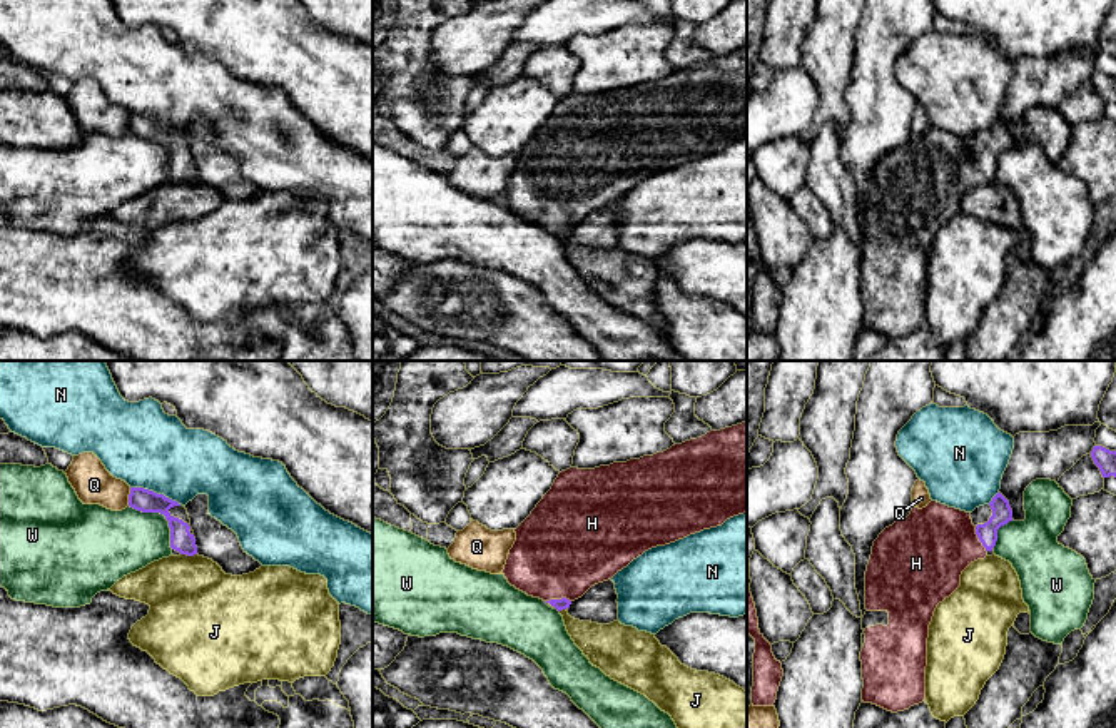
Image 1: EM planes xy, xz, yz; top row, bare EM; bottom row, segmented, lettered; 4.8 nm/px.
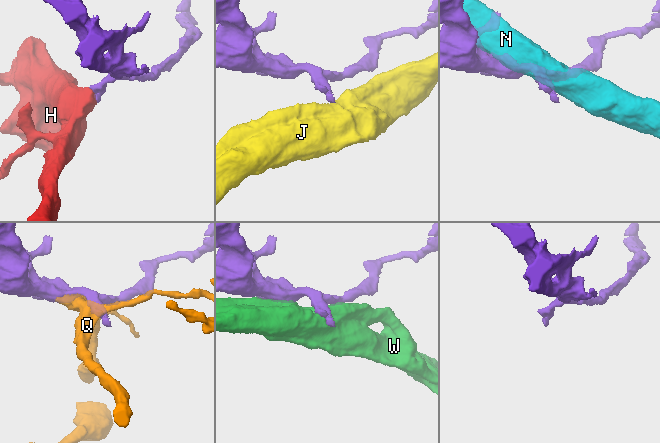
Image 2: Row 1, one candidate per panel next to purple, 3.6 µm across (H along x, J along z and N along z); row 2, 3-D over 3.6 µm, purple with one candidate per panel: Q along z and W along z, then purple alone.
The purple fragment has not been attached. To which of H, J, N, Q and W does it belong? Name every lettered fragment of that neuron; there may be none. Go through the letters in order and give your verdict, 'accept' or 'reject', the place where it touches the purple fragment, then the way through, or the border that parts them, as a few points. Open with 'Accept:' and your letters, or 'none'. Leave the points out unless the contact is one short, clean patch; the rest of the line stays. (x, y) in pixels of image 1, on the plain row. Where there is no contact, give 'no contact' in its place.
Accept: H
H: accept; meets purple in xz at (557, 226); runs through xz (563, 229), (557, 226), (562, 176)
J: reject; meets purple in xy at (189, 181); border along xy (181, 179), (196, 181)
N: reject; meets purple in xy at (156, 119)
Q: reject; meets purple in xy at (129, 122)
W: reject; meets purple in xy at (162, 139)

